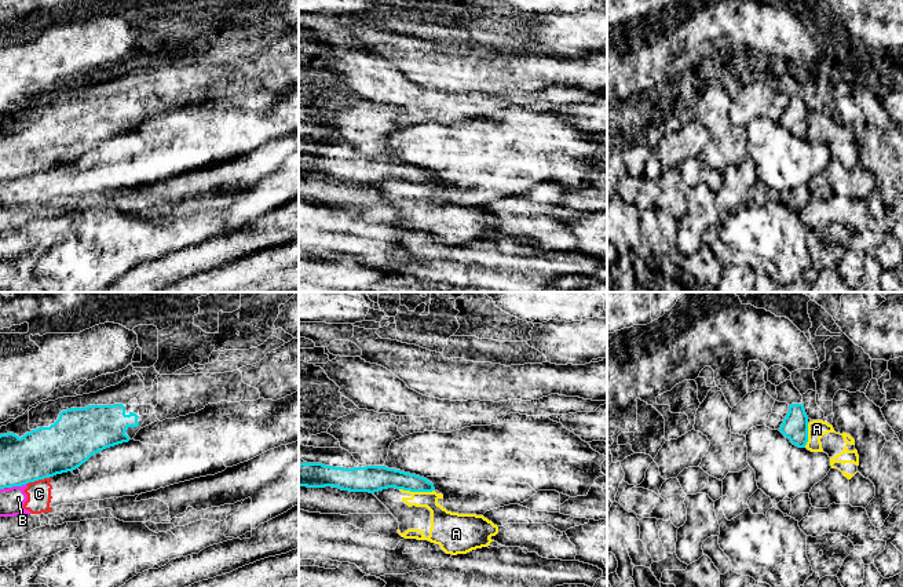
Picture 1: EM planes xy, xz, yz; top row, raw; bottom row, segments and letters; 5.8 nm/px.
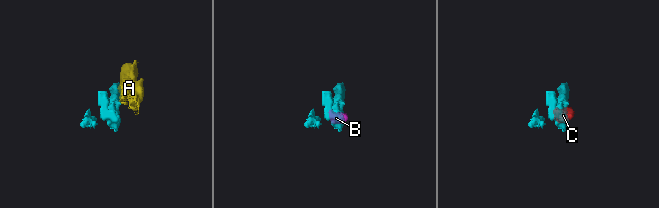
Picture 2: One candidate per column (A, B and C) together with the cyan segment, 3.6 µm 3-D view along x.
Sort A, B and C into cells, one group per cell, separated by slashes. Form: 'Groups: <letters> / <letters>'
Groups: A / B C

